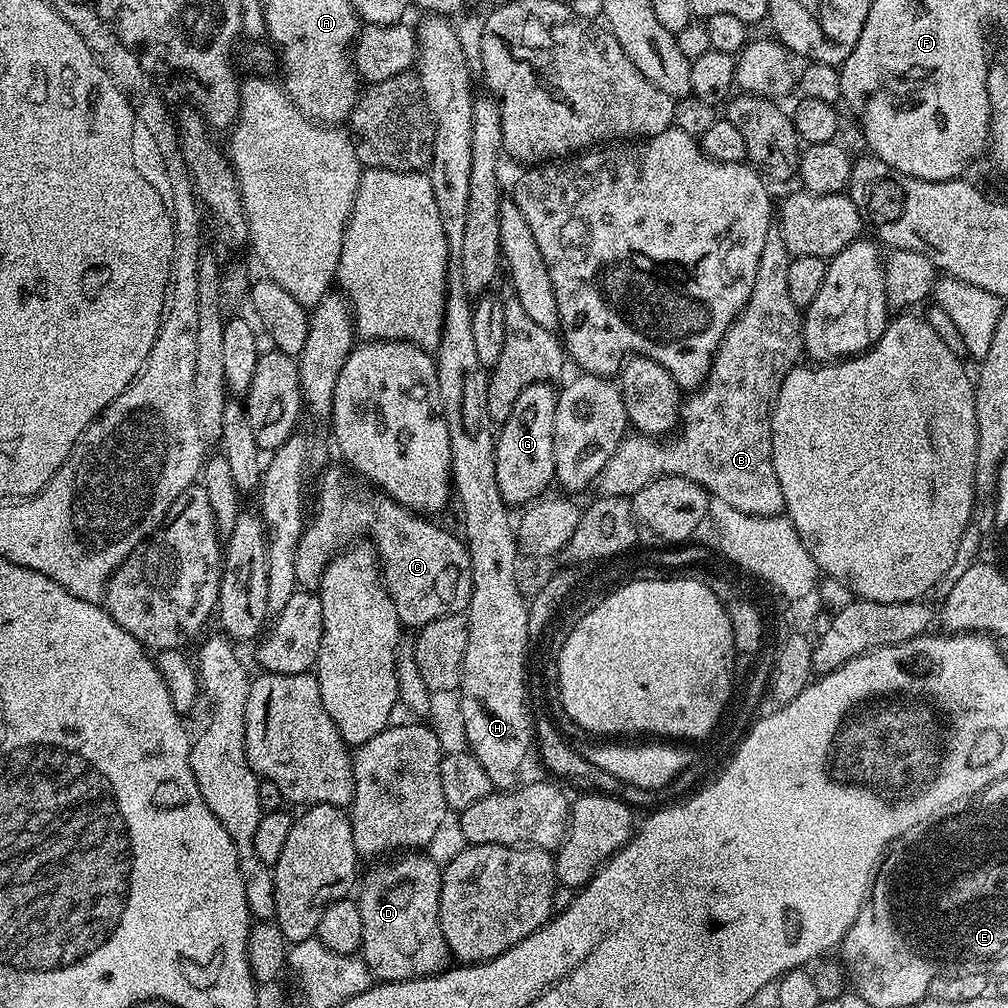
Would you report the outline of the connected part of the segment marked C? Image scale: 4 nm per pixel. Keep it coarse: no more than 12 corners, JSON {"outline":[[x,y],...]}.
{"outline":[[347,467],[328,468],[294,554],[316,590],[361,532],[405,629],[463,613],[467,551]]}

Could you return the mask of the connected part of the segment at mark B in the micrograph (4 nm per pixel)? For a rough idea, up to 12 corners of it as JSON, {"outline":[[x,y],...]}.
{"outline":[[773,226],[754,290],[678,431],[626,435],[600,474],[657,476],[778,516],[772,407],[804,352]]}

